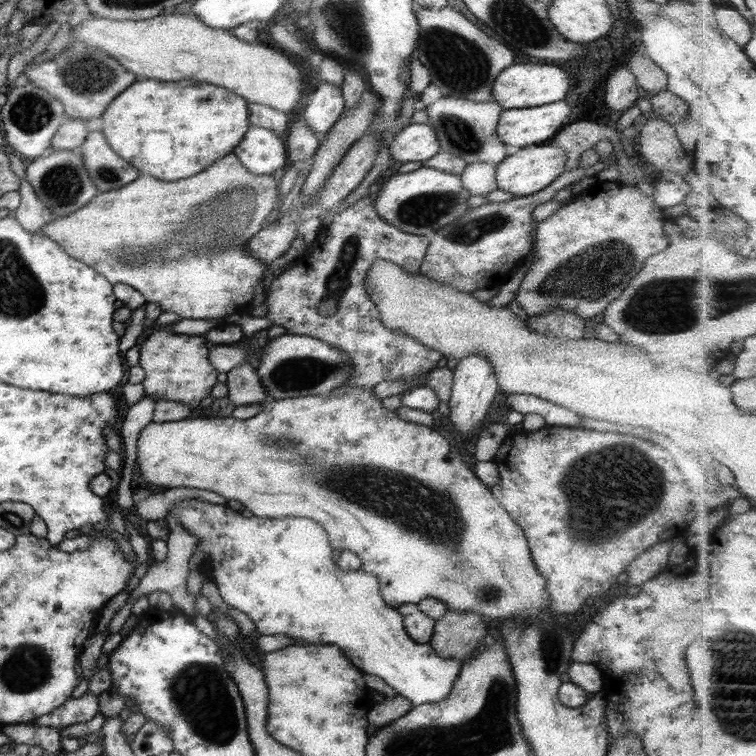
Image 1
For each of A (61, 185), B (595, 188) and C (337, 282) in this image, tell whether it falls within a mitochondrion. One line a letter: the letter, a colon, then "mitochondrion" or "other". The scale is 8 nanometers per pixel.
A: mitochondrion
B: other
C: mitochondrion

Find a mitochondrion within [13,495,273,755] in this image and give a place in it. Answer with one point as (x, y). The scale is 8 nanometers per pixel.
(198, 690)

